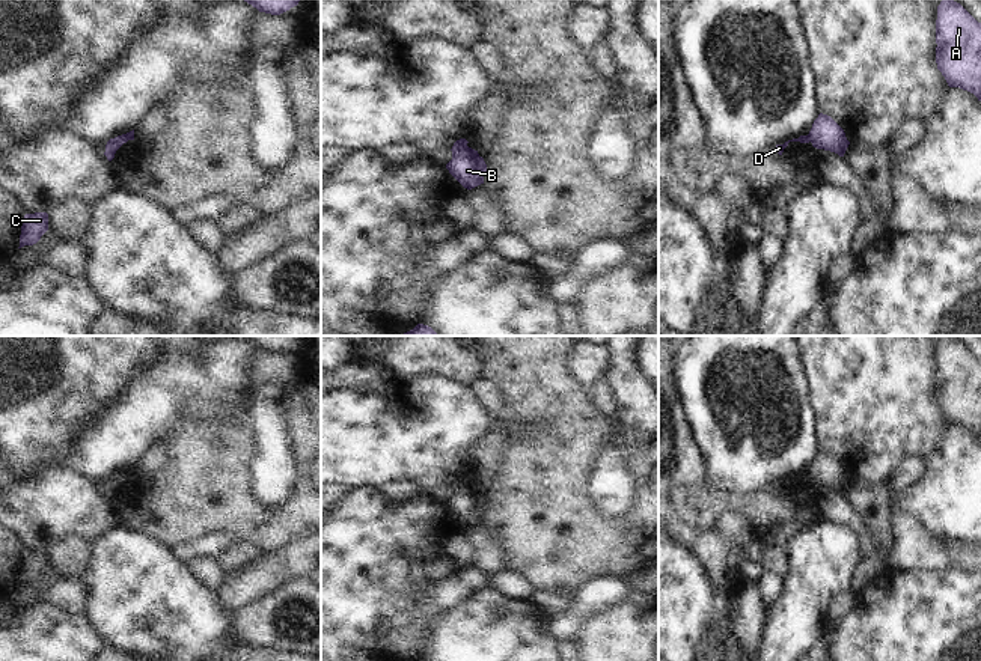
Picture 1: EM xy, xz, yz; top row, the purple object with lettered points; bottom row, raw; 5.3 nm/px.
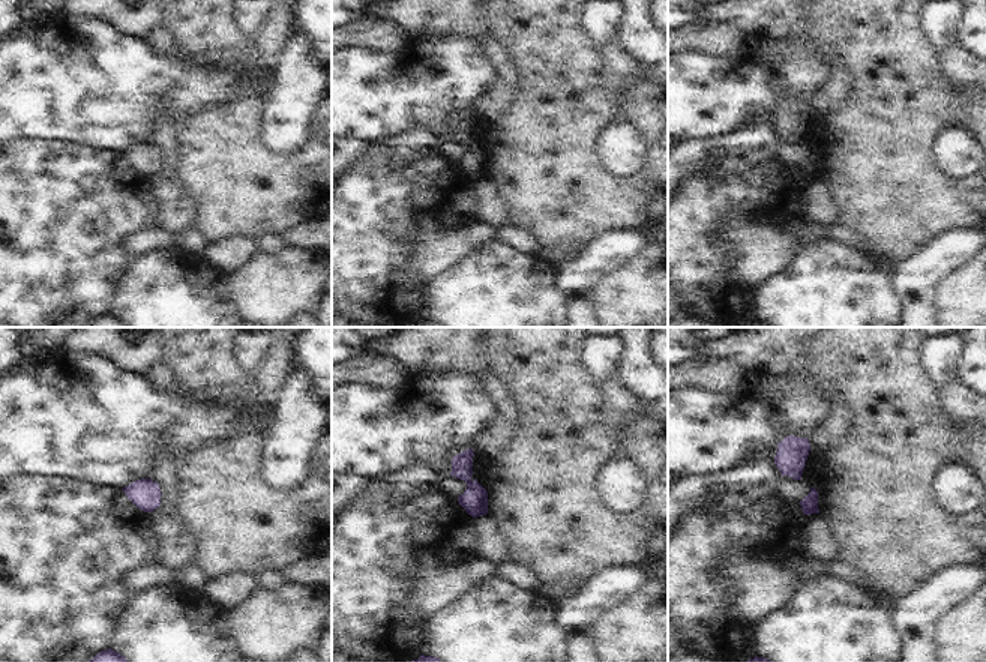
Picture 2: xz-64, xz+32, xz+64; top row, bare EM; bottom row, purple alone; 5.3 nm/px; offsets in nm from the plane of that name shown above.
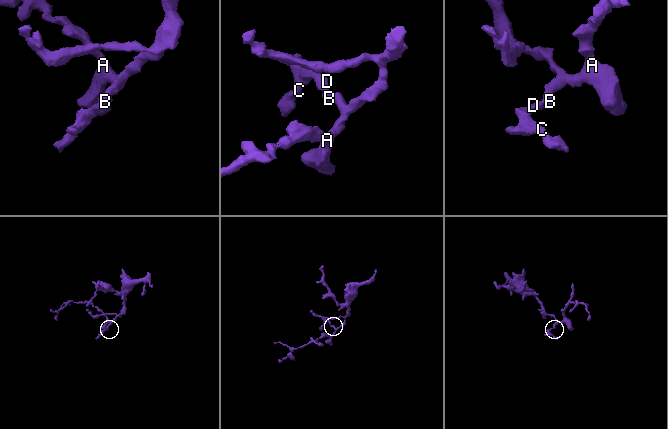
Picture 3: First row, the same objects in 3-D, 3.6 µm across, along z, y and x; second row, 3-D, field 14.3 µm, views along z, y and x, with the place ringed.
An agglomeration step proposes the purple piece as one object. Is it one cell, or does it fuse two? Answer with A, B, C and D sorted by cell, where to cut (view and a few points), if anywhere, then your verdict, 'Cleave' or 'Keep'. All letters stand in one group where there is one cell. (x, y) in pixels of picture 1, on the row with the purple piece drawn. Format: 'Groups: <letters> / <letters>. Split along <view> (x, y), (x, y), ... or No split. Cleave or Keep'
Groups: A B / C D. Split along xz (467, 146), (452, 152). Cleave

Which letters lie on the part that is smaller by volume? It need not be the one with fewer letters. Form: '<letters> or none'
C, D

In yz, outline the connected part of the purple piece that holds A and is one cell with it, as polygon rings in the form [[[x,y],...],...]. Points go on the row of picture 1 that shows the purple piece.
[[[942,0],[936,20],[936,63],[949,87],[960,87],[981,101],[981,23],[960,3]]]

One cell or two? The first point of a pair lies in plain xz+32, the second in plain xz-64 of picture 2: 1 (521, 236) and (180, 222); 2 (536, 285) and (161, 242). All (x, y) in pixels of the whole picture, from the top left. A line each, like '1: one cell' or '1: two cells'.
1: two cells
2: two cells

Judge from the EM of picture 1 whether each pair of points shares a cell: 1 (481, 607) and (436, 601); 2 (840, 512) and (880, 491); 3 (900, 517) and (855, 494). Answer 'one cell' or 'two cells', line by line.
1: two cells
2: two cells
3: two cells

